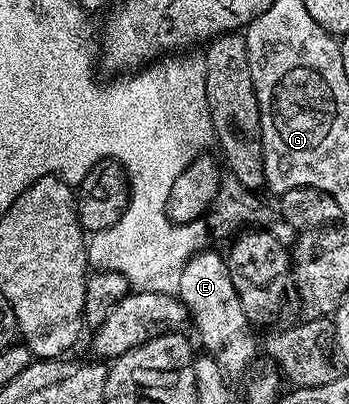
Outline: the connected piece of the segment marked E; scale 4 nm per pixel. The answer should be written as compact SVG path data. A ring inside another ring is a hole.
M205 247L195 253L182 269L178 296L180 302L188 308L190 325L196 328L196 333L204 344L203 352L214 358L225 373L243 374L257 356L258 341L256 343L252 338L253 326L246 311L242 311L242 299L238 299L238 291L234 291L234 279L230 279L230 267L225 254L215 253L212 247Z

